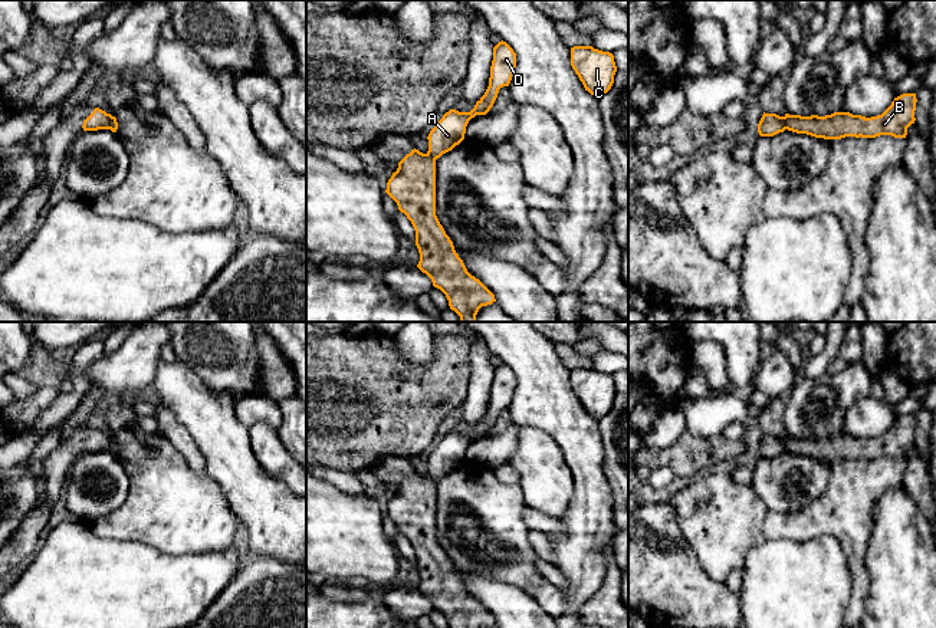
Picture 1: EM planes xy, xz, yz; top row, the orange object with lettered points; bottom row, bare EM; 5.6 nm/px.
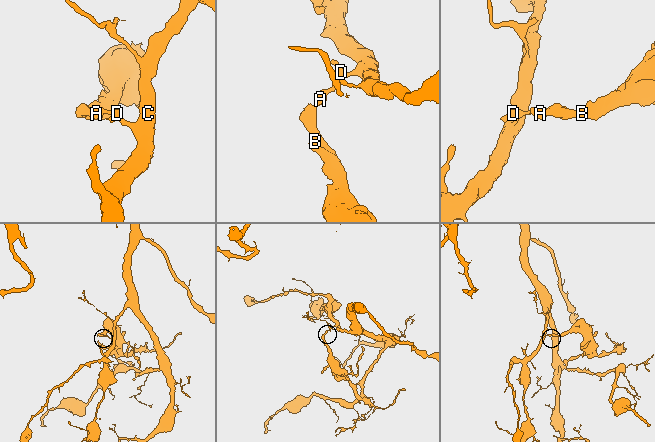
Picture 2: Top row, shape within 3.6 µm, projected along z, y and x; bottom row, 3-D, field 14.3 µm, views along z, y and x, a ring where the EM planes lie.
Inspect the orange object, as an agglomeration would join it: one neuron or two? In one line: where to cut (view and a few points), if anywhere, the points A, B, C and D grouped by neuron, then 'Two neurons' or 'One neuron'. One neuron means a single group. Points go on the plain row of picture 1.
Split along yz (782, 439), (787, 450). Groups: A C D / B. Two neurons

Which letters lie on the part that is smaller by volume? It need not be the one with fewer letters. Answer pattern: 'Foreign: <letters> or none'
Foreign: B

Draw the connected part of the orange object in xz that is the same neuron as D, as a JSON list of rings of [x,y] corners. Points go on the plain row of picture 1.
[[[499,364],[493,369],[489,408],[485,417],[476,424],[470,434],[450,431],[430,453],[427,476],[434,481],[451,473],[464,461],[466,448],[476,437],[486,437],[493,428],[499,411],[509,408],[516,389],[516,375],[506,364]]]

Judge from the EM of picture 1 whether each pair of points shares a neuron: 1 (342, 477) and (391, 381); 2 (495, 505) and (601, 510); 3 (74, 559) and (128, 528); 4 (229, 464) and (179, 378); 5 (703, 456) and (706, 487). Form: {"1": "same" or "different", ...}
{"1": "different", "2": "different", "3": "different", "4": "same", "5": "different"}

